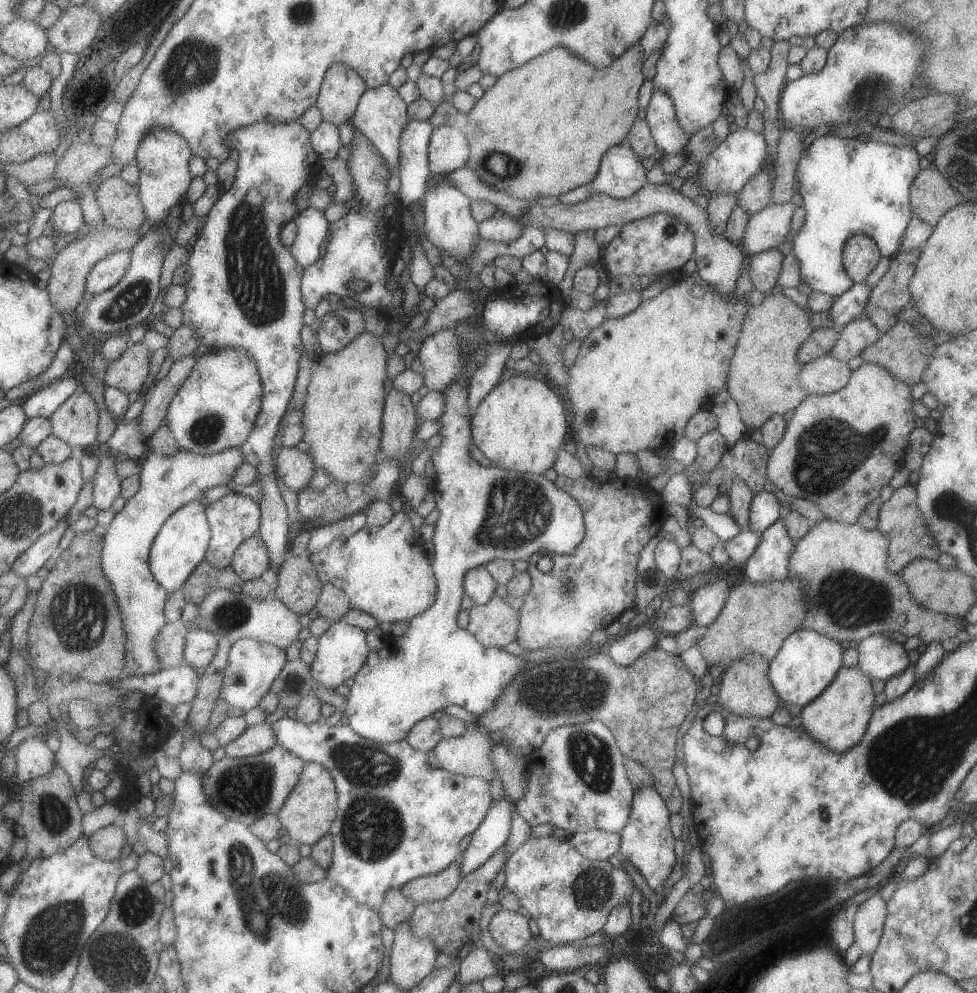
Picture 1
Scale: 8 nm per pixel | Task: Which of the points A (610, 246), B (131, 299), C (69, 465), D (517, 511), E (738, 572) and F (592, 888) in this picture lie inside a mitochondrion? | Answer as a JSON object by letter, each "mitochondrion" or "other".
{"A":"other","B":"mitochondrion","C":"other","D":"mitochondrion","E":"other","F":"mitochondrion"}

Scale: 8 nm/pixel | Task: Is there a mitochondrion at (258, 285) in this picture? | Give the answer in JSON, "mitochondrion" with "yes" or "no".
{"mitochondrion":"yes"}

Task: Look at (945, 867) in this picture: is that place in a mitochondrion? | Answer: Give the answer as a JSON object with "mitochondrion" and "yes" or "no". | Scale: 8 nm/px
{"mitochondrion":"no"}

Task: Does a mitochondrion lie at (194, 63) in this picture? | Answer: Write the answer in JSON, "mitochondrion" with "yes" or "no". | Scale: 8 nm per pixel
{"mitochondrion":"yes"}

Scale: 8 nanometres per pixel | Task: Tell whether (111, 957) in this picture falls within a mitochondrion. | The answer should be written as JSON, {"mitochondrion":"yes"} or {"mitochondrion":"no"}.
{"mitochondrion":"yes"}

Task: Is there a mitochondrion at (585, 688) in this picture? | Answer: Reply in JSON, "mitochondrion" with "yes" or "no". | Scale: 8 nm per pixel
{"mitochondrion":"yes"}

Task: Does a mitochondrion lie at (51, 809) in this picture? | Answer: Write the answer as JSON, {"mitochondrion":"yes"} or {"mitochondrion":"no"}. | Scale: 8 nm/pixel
{"mitochondrion":"yes"}

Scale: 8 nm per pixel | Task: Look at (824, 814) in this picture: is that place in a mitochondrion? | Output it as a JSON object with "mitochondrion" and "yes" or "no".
{"mitochondrion":"no"}

